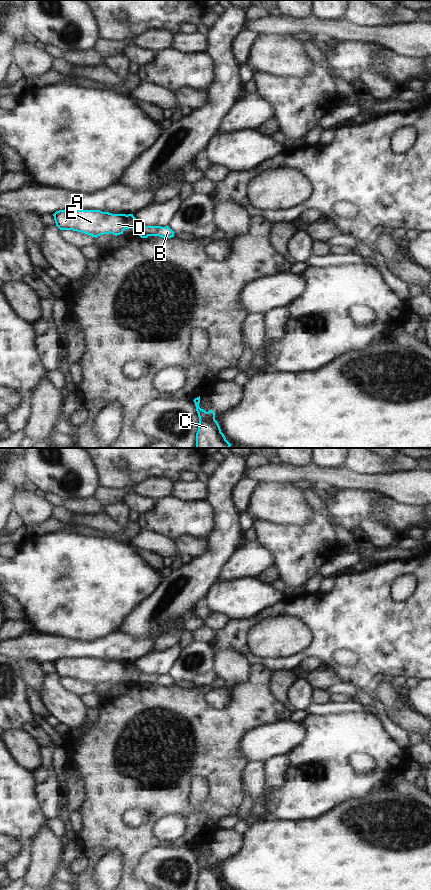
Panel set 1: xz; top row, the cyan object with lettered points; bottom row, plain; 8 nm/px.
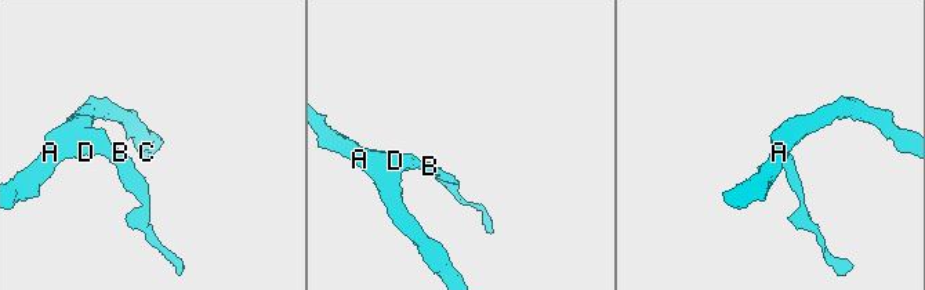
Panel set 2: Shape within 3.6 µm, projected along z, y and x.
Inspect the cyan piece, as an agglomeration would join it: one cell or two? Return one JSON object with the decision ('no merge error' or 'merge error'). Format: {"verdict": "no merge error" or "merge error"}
{"verdict": "no merge error"}

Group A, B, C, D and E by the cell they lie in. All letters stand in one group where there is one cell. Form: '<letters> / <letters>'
A B C D E

